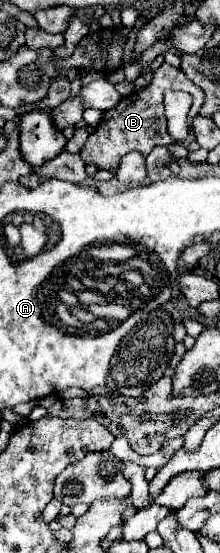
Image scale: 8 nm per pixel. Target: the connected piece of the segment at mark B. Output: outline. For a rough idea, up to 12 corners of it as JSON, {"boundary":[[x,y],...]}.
{"boundary":[[168,63],[108,109],[84,143],[86,163],[116,171],[130,151],[170,145],[164,91],[204,93]]}

